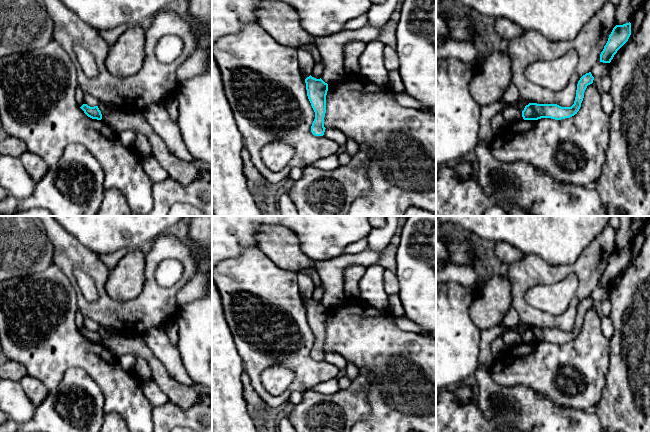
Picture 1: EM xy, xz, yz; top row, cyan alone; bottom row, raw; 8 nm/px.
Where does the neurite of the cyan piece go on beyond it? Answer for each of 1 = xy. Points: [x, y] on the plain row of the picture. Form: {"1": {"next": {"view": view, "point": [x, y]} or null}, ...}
{"1": {"next": null}}

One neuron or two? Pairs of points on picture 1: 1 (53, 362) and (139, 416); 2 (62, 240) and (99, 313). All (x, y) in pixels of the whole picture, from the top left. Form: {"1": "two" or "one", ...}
{"1": "one", "2": "one"}

